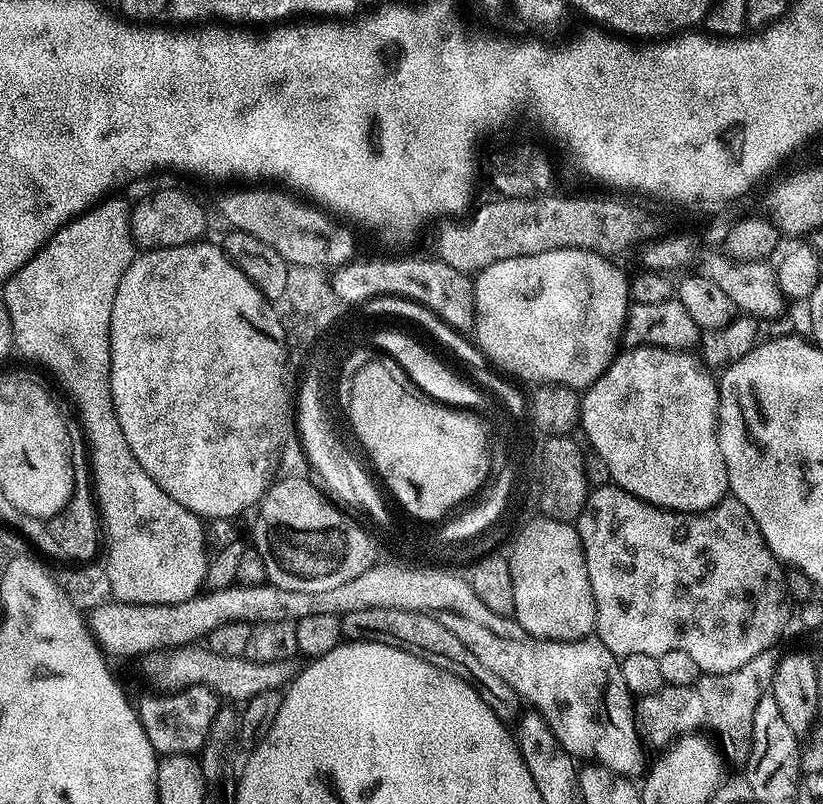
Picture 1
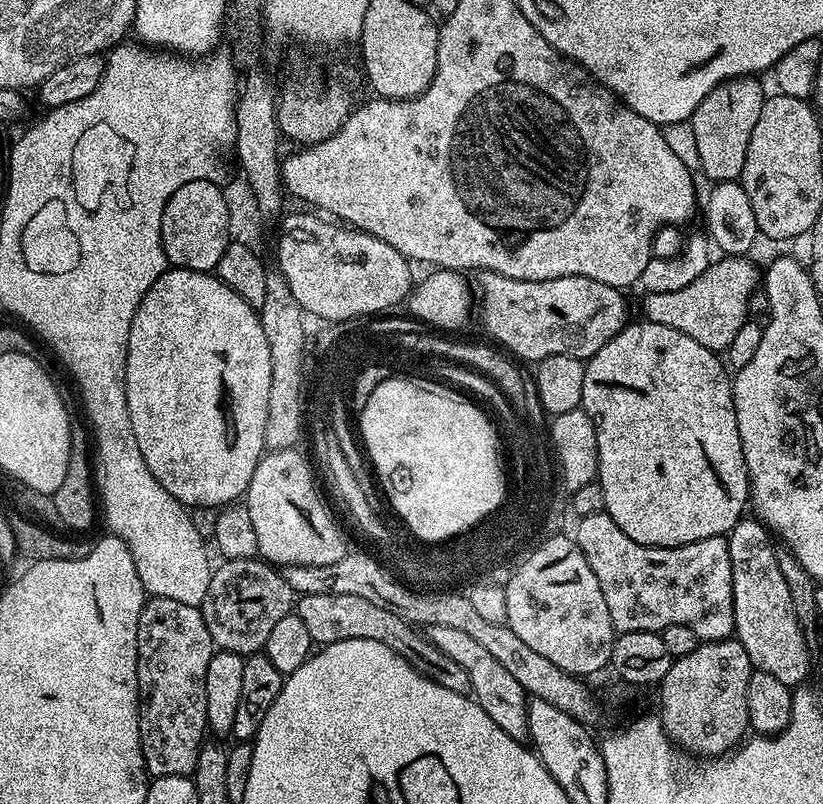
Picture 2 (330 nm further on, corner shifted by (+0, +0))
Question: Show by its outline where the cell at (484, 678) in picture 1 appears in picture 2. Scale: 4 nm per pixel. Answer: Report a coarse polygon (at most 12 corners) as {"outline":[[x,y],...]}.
{"outline":[[354,594],[295,601],[313,645],[382,642],[446,690],[470,678],[394,610]]}

